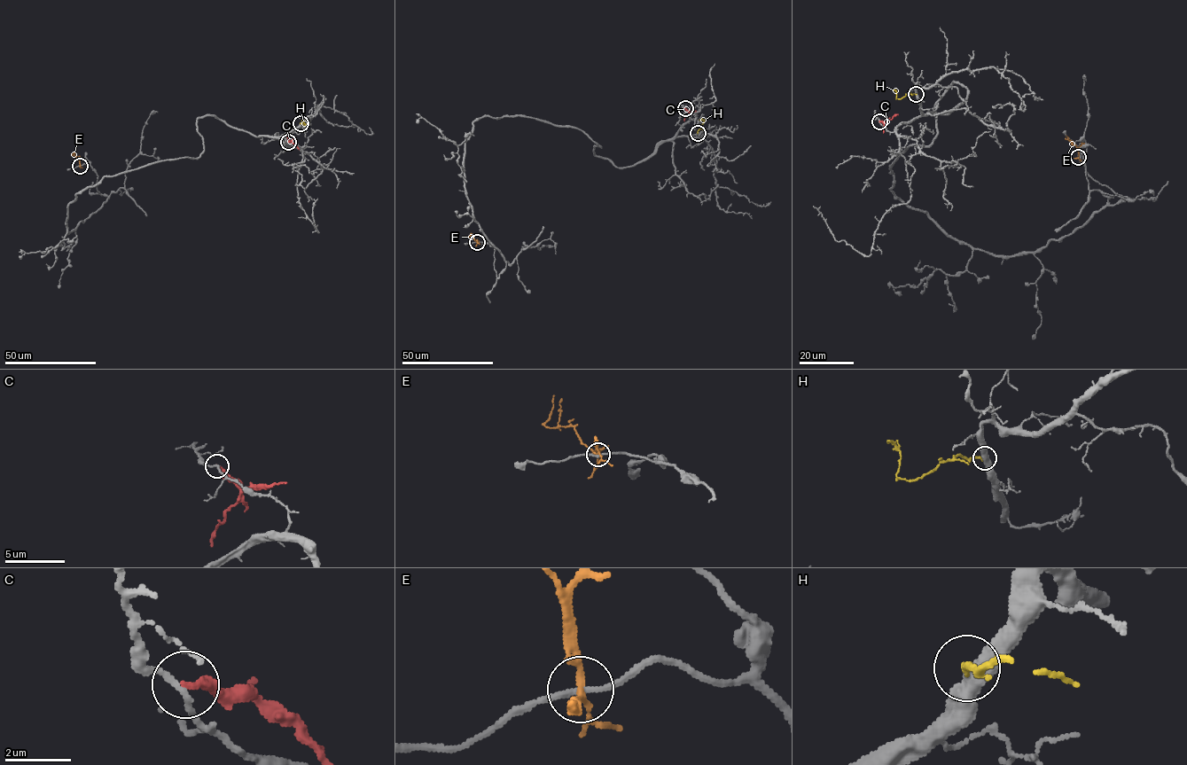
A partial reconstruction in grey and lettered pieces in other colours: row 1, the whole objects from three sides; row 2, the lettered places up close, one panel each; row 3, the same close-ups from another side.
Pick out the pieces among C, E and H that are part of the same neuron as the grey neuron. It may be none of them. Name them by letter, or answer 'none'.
none

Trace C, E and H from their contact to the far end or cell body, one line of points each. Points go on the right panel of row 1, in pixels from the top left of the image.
C: (879, 120), (886, 121), (898, 115)
E: (1079, 157), (1078, 148), (1065, 138)
H: (916, 94), (896, 98), (894, 89)

